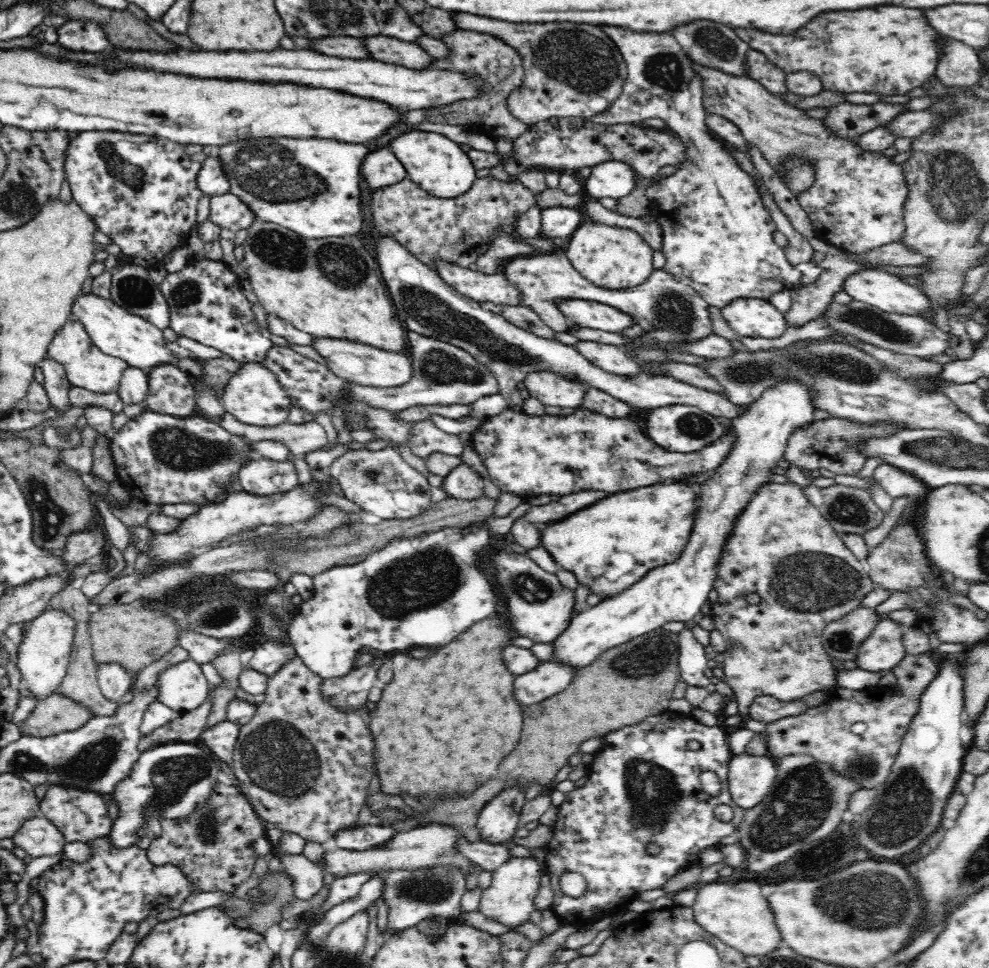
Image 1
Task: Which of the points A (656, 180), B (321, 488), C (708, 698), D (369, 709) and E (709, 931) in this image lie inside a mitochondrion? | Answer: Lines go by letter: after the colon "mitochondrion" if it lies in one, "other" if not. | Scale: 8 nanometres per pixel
A: other
B: other
C: other
D: other
E: other

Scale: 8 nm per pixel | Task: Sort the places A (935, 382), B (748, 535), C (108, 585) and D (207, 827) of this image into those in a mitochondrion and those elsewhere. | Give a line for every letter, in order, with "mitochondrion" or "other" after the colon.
A: other
B: other
C: other
D: mitochondrion

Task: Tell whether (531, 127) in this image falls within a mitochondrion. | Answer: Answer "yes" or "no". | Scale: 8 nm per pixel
no

